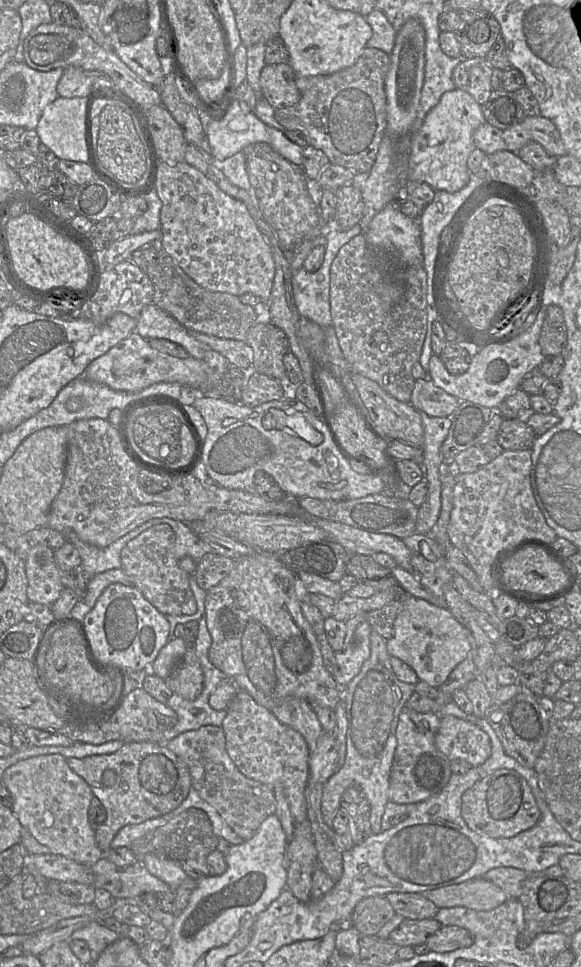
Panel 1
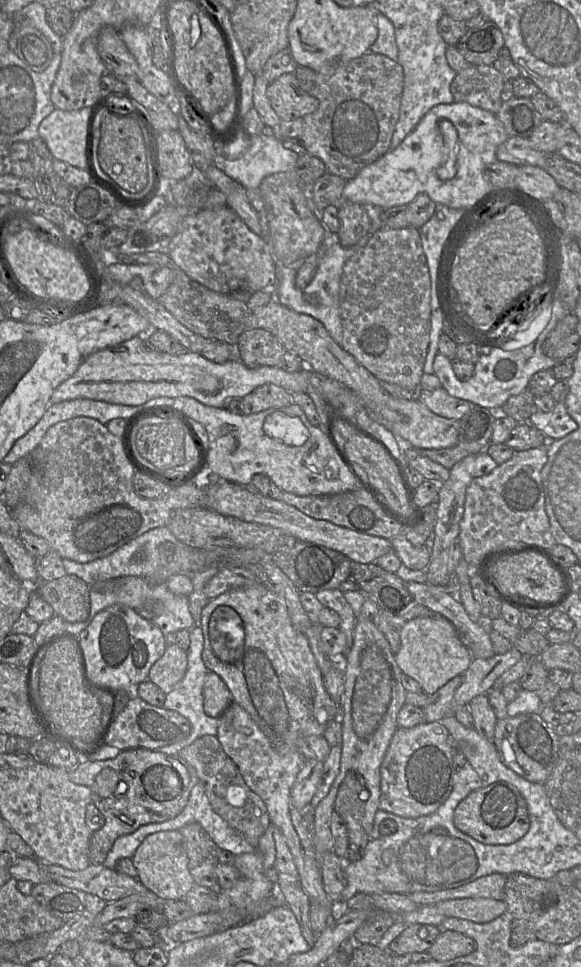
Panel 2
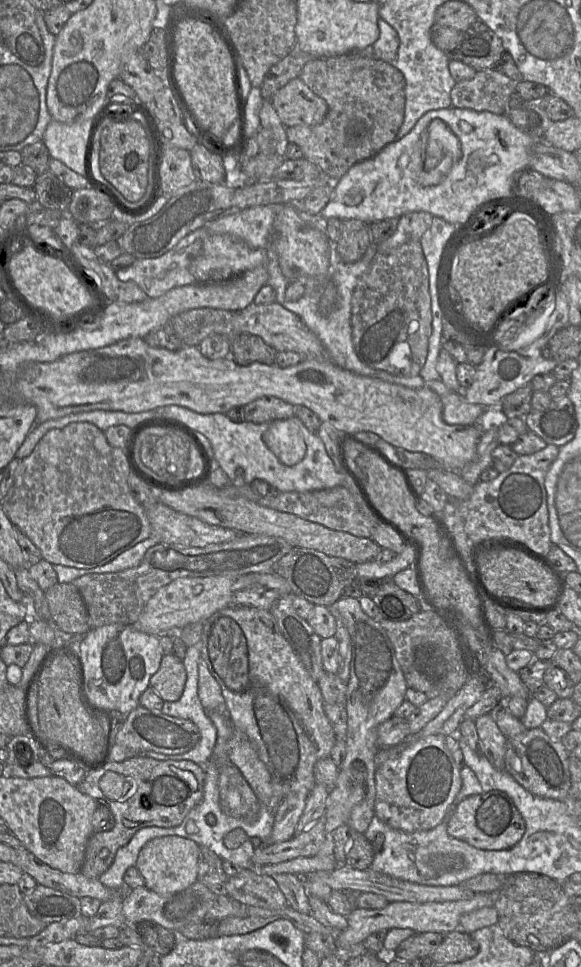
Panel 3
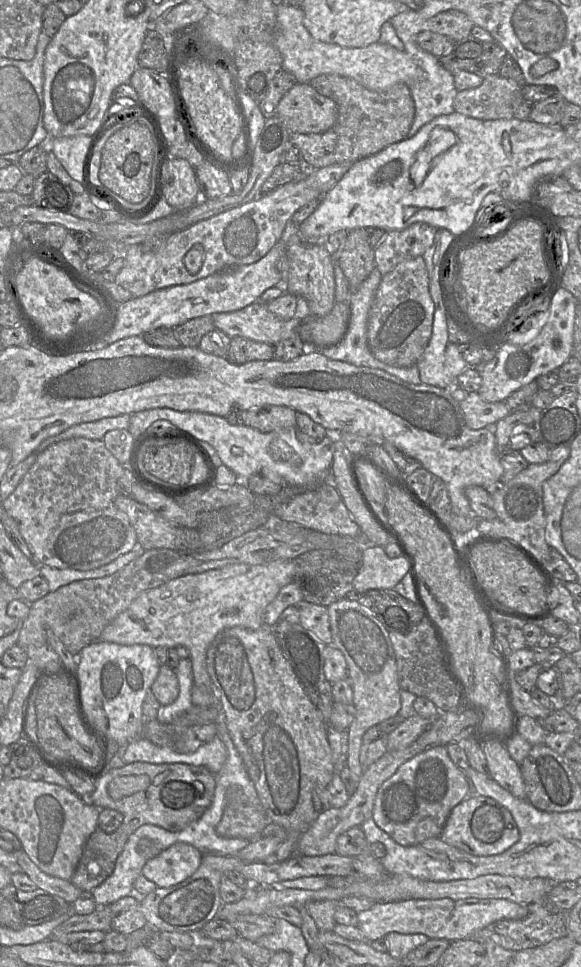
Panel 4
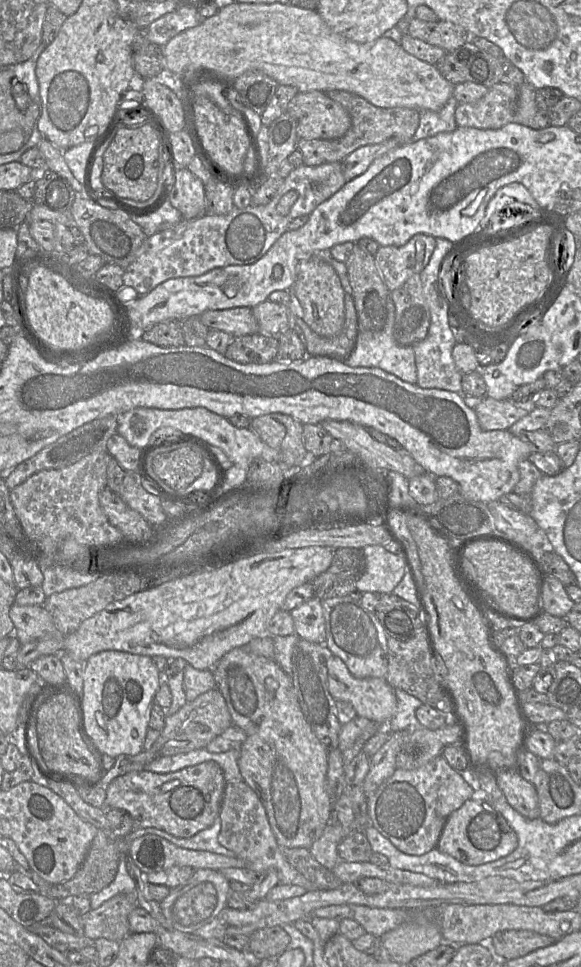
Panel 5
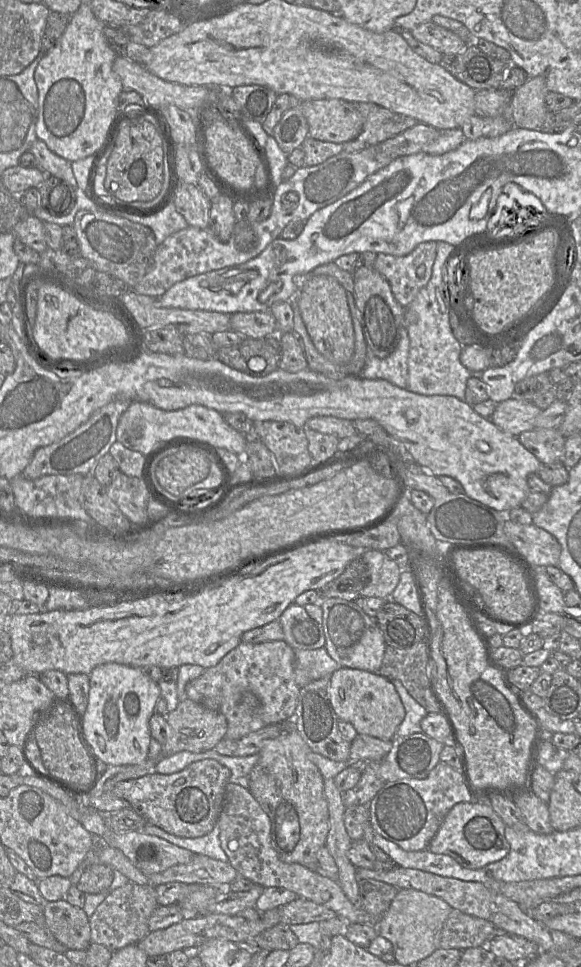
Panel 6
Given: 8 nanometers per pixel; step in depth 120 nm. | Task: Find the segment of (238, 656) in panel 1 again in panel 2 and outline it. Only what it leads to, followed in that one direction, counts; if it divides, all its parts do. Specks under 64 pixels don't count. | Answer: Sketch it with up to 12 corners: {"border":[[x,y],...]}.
{"border":[[264,584],[201,613],[204,665],[278,752],[339,707]]}

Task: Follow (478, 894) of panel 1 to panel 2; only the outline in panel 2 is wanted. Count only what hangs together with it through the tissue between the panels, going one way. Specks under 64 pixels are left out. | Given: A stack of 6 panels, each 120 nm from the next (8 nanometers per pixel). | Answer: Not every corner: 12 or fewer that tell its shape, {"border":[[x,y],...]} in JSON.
{"border":[[461,898],[435,904],[445,917],[490,922],[504,900]]}

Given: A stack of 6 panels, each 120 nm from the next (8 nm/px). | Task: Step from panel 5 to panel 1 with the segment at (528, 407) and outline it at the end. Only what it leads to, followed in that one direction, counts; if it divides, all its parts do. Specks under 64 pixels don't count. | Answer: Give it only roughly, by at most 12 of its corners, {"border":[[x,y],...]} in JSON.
{"border":[[416,379],[410,404],[433,417],[449,417],[461,400]]}

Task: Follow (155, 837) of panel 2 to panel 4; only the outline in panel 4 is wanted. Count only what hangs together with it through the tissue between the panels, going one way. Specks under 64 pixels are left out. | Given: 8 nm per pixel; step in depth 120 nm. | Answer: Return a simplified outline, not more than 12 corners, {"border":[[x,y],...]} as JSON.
{"border":[[174,843],[146,861],[141,875],[157,888],[191,877],[203,854]]}

